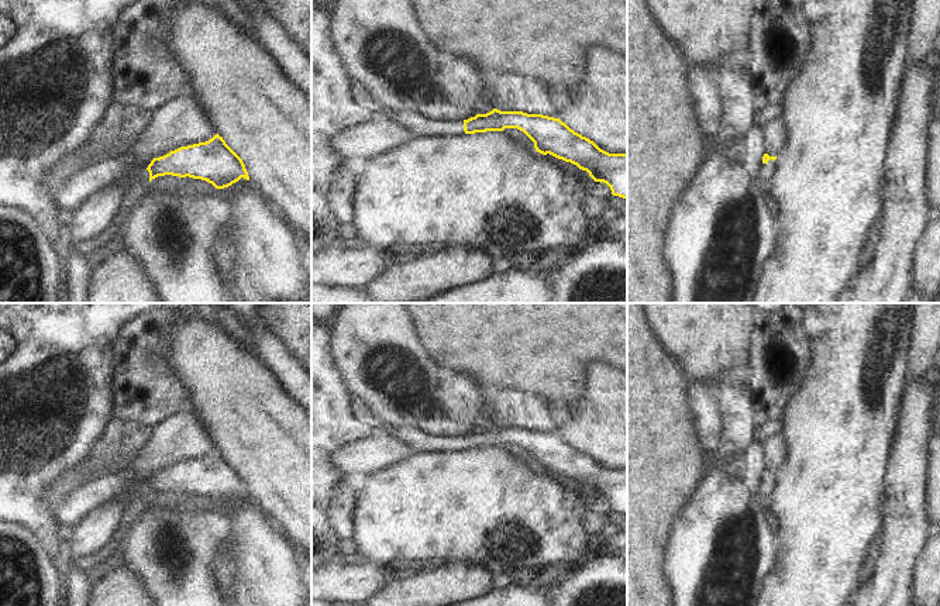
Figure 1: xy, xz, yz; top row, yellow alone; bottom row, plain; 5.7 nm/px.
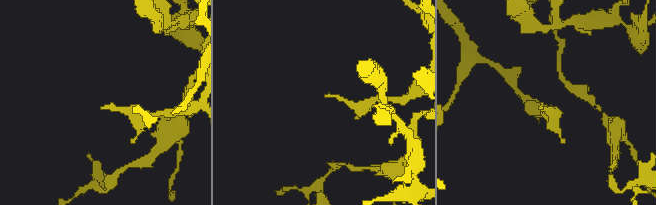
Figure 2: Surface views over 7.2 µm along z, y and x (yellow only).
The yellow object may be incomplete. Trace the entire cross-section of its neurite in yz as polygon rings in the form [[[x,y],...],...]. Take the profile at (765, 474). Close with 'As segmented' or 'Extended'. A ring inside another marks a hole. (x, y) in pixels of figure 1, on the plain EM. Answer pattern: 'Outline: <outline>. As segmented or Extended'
Outline: [[[764,469],[762,472],[762,483],[760,486],[760,495],[764,502],[768,502],[777,488],[777,472],[769,472]]]. Extended

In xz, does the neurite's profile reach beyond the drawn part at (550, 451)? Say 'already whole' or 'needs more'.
needs more

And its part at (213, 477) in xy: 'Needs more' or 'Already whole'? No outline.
Needs more

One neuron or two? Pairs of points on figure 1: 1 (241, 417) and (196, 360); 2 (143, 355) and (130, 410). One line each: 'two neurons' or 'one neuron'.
1: one neuron
2: one neuron

